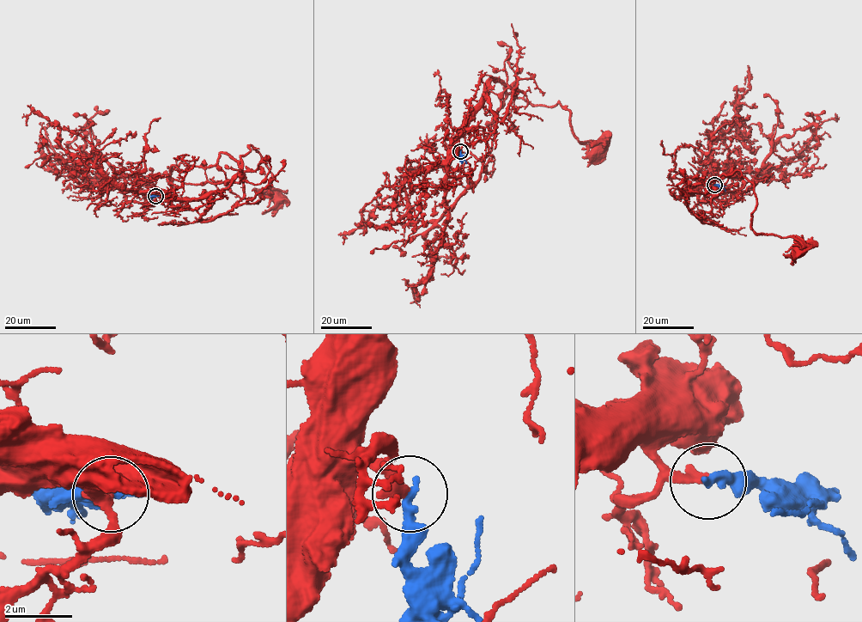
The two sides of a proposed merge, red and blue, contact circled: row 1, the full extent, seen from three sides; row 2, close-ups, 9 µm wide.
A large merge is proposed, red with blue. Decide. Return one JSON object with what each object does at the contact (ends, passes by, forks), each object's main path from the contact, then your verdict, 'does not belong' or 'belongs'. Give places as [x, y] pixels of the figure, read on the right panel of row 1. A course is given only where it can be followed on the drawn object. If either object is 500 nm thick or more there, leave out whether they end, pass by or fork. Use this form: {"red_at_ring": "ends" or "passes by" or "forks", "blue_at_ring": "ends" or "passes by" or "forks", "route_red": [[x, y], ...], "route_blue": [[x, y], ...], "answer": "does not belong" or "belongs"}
{"red_at_ring": "ends", "blue_at_ring": "ends", "route_red": [[714, 185], [703, 184], [692, 196], [686, 190], [741, 171], [756, 199], [751, 228], [797, 239], [802, 251]], "route_blue": [[714, 185], [725, 191]], "answer": "belongs"}

